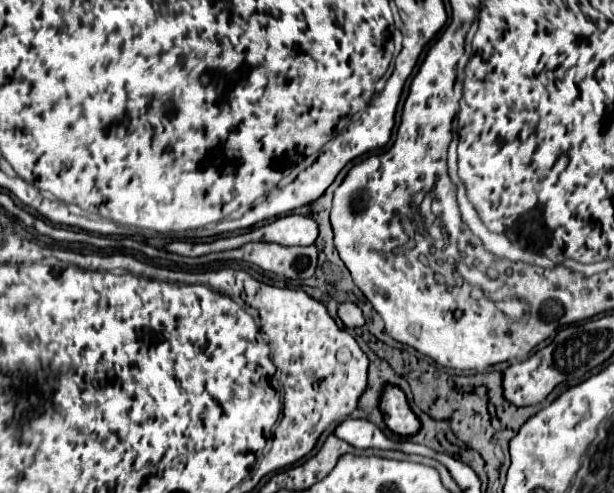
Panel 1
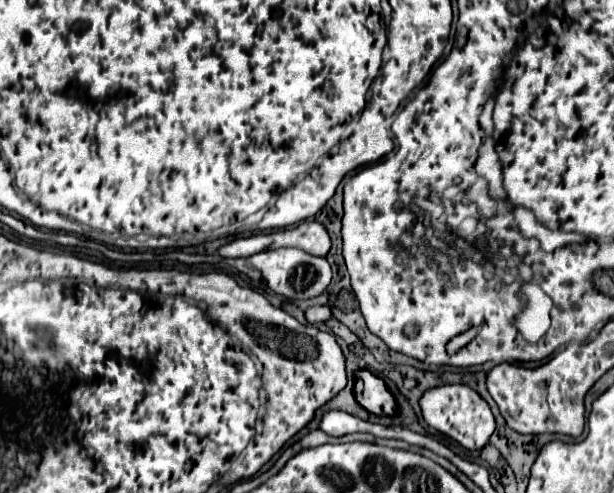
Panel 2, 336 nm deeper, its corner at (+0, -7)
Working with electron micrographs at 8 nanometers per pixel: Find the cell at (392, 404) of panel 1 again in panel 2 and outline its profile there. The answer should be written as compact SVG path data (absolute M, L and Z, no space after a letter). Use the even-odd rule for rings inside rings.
M358 370L356 378L362 380L364 384L364 390L356 394L360 406L364 406L368 412L378 416L396 414L396 400L378 376L374 376L370 370Z

